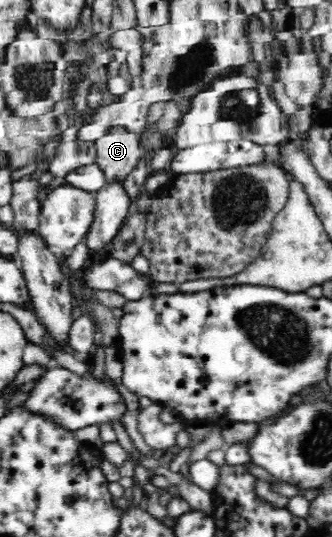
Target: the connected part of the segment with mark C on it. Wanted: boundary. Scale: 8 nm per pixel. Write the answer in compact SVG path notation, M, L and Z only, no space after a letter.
M111 126L93 143L96 162L105 172L107 181L125 179L146 155L141 147L140 134L133 133L127 126Z

